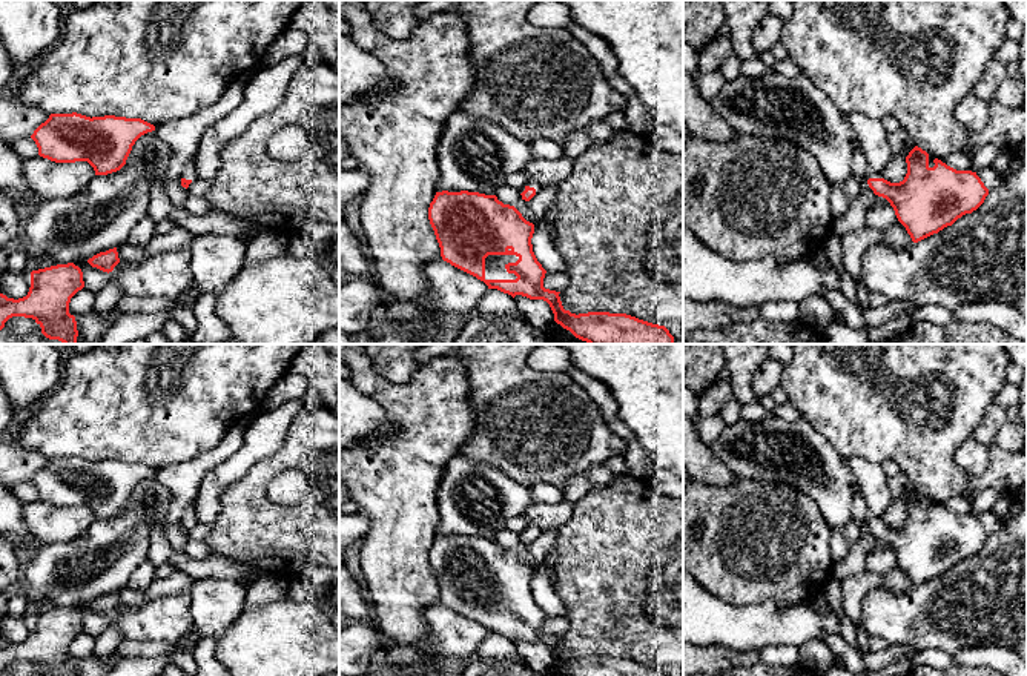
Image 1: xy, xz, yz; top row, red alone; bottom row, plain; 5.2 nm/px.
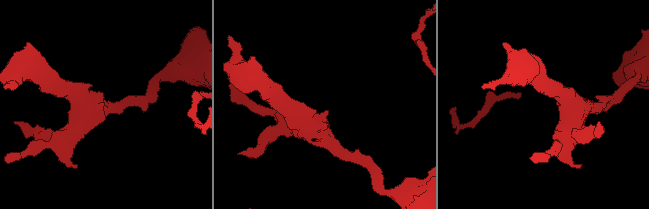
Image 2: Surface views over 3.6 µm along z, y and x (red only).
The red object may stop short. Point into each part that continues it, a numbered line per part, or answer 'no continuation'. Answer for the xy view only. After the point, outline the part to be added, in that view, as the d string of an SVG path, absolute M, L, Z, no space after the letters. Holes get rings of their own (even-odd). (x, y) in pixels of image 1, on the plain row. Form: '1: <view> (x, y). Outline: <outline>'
1: xy (189, 516). Outline: M195 501L183 513L181 522L192 524L192 525L195 525L198 522Z

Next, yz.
1: yz (860, 513). Outline: M861 490L855 493L852 499L850 512L852 512L852 519L860 524L883 522L880 516L872 516L869 513L867 504Z

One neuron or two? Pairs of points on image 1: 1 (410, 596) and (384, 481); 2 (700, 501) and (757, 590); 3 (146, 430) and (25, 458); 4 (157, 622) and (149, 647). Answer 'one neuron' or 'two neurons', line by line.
1: one neuron
2: one neuron
3: two neurons
4: two neurons

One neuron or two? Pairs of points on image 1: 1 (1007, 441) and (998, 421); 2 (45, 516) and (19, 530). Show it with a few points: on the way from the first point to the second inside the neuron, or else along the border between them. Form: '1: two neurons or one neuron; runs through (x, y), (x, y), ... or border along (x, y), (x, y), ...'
1: two neurons; border along (1007, 421), (993, 441)
2: two neurons; border along (22, 506), (22, 520), (33, 538)

